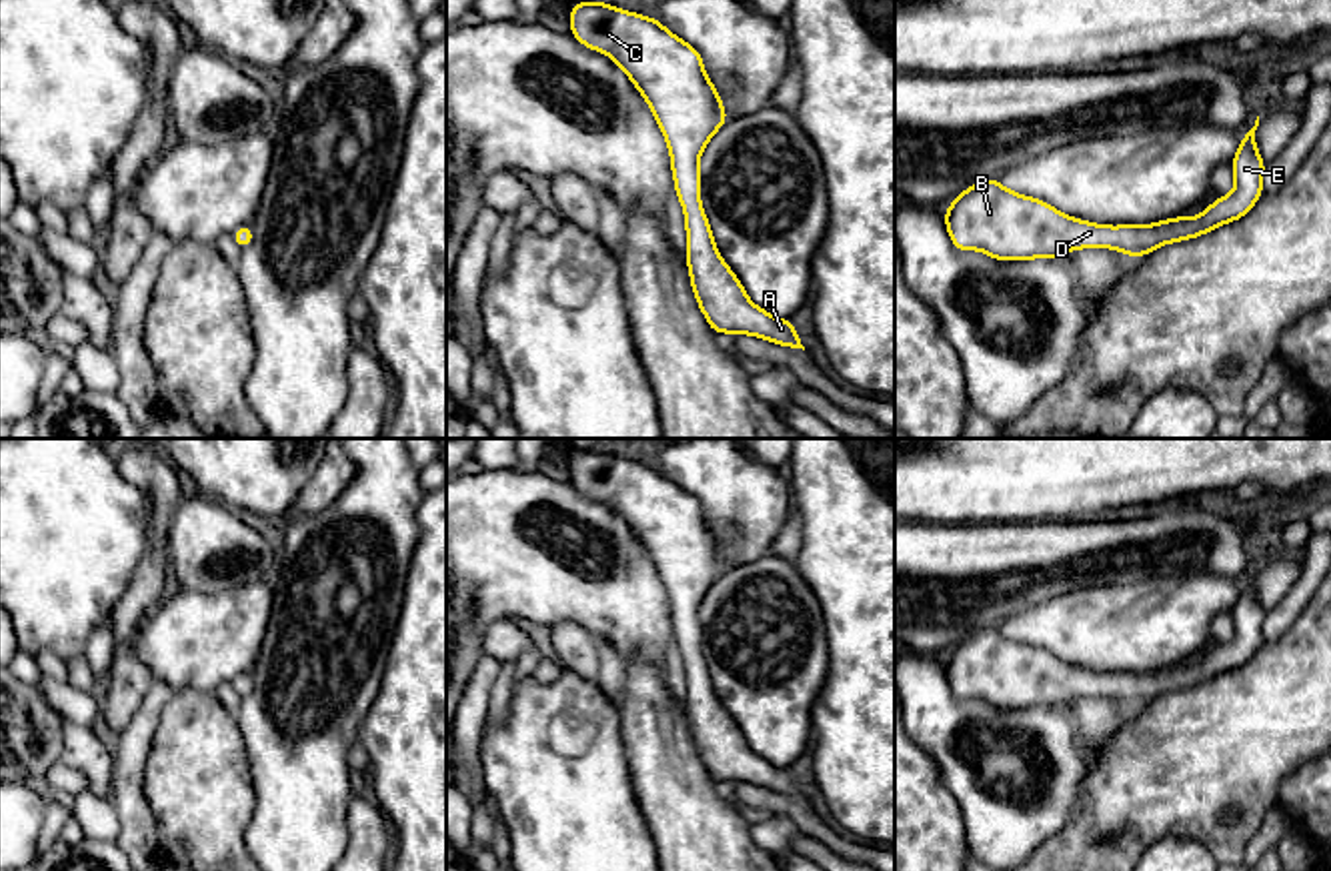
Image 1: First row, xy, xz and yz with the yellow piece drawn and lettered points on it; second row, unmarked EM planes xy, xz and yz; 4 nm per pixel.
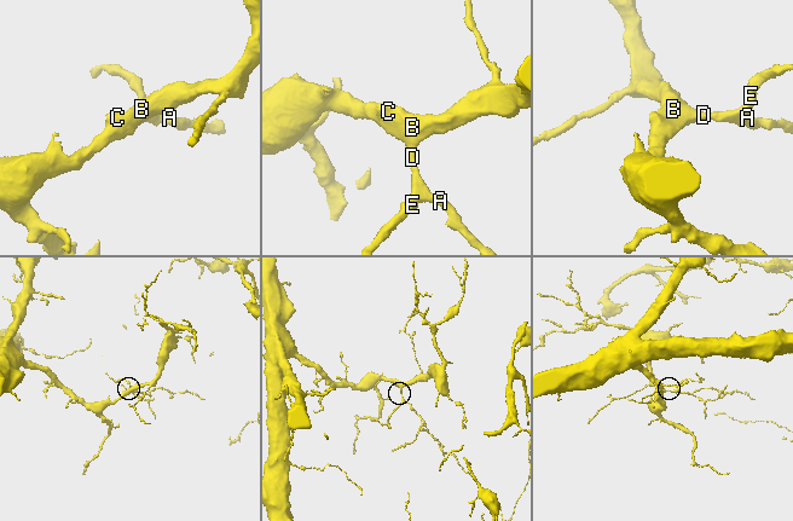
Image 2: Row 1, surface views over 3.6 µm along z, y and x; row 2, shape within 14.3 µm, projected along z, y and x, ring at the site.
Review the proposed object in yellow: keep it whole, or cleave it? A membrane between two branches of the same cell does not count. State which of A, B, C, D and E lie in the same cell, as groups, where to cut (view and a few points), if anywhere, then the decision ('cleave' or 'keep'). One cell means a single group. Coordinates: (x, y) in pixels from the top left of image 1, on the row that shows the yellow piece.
A B C D E | no cut | keep

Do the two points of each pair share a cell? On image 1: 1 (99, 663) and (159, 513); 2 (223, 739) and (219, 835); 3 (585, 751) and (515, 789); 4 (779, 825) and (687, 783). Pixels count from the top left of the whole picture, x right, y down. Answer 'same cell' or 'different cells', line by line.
1: different cells
2: same cell
3: same cell
4: different cells

